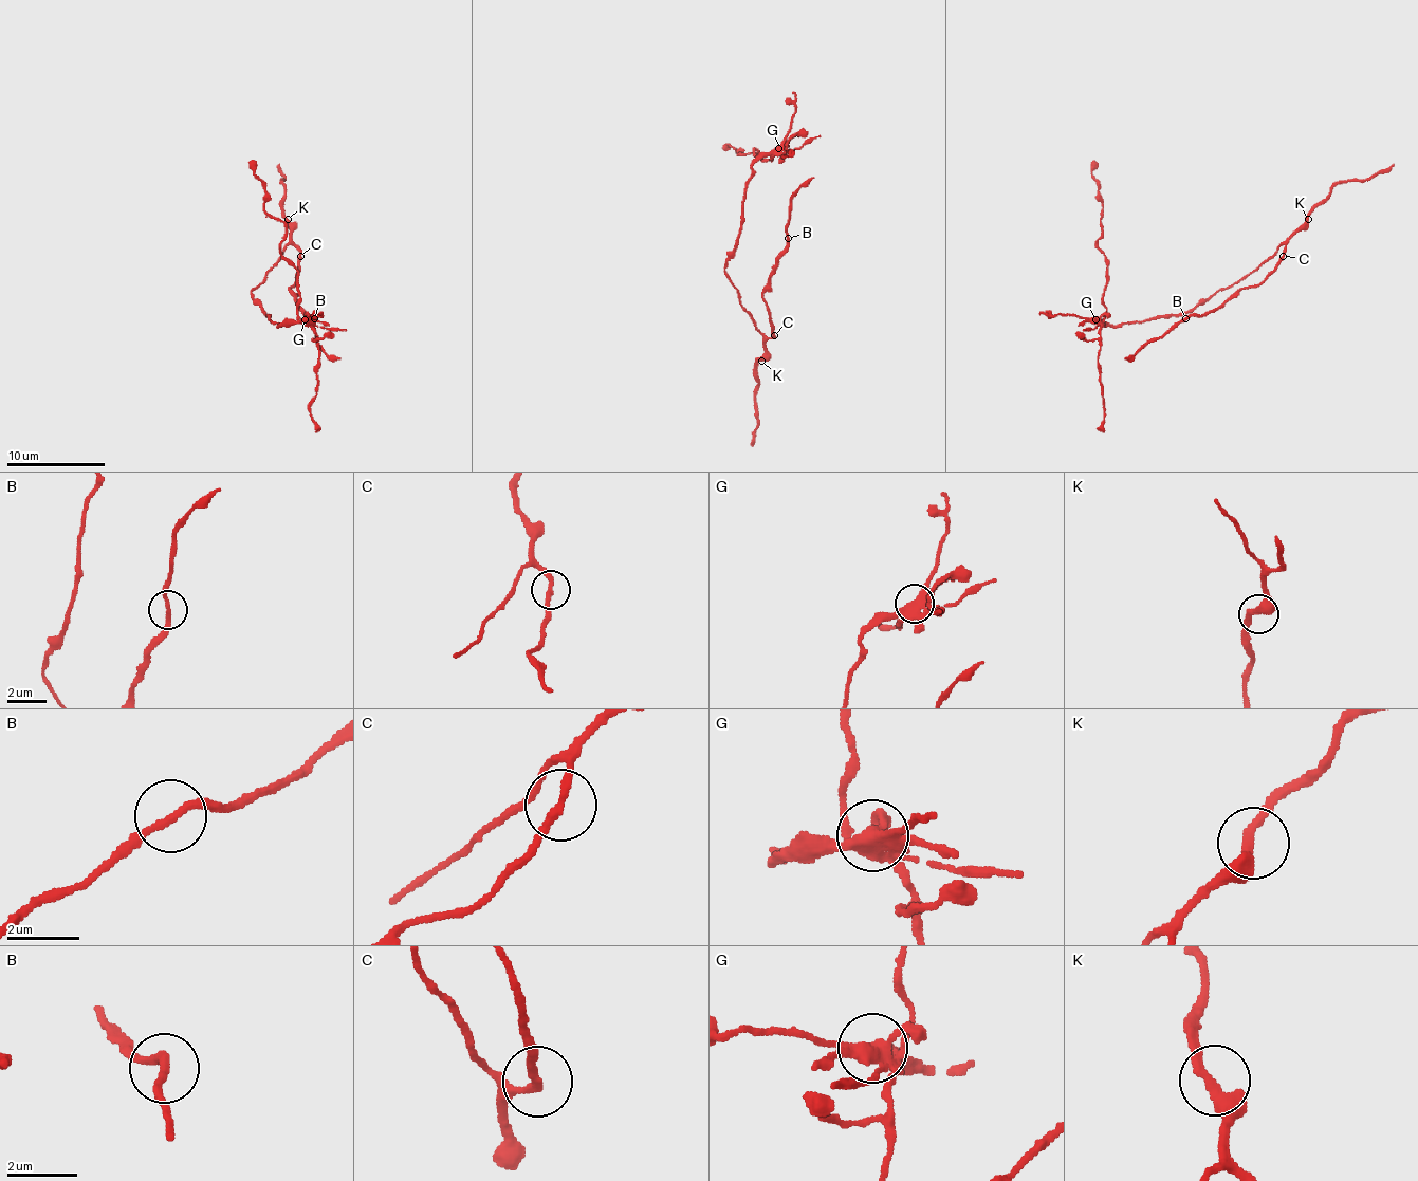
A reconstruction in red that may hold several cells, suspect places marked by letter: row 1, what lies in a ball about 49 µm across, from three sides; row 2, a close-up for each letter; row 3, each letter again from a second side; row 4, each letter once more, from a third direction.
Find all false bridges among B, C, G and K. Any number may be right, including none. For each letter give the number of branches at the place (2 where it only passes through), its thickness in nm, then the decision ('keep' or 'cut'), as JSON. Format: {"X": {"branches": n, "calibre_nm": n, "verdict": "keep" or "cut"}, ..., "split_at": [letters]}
{"B": {"branches": 2, "calibre_nm": 200, "verdict": "cut"}, "C": {"branches": 2, "calibre_nm": 200, "verdict": "keep"}, "G": {"branches": 6, "calibre_nm": 400, "verdict": "cut"}, "K": {"branches": 2, "calibre_nm": 340, "verdict": "keep"}, "split_at": ["B", "G"]}

